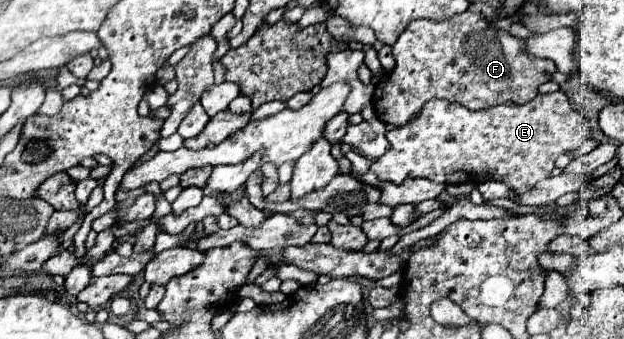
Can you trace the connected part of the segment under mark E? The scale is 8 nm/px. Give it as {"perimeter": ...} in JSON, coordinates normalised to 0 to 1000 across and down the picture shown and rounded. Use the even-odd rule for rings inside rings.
{"perimeter":[[[901,268],[869,280],[862,274],[853,298],[840,310],[824,304],[804,304],[795,316],[782,316],[772,327],[753,327],[740,310],[728,310],[708,292],[686,298],[673,339],[647,375],[628,381],[619,392],[625,416],[625,445],[603,469],[593,493],[593,504],[609,534],[625,534],[635,546],[644,546],[651,528],[663,522],[683,522],[692,534],[712,534],[712,540],[772,540],[772,534],[801,534],[811,540],[824,569],[837,575],[869,528],[878,528],[888,504],[891,469],[933,428],[933,416],[946,410],[946,375],[933,357],[929,333],[923,333],[913,316],[910,286]]]}

